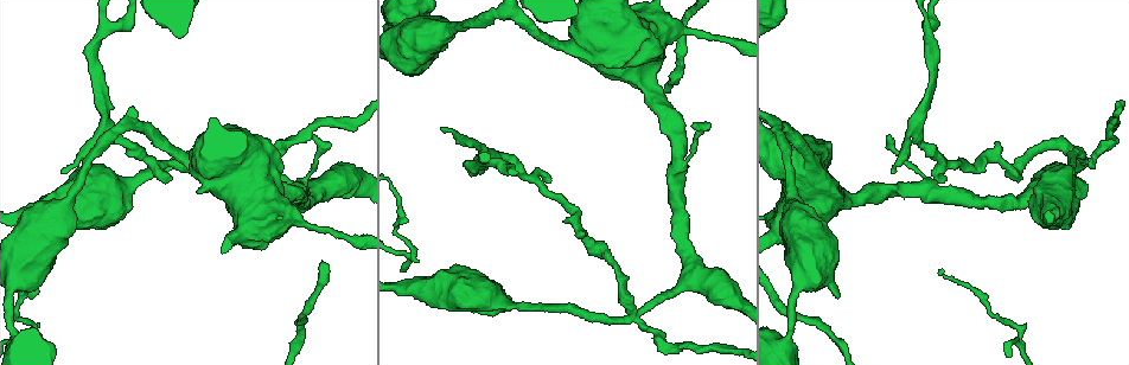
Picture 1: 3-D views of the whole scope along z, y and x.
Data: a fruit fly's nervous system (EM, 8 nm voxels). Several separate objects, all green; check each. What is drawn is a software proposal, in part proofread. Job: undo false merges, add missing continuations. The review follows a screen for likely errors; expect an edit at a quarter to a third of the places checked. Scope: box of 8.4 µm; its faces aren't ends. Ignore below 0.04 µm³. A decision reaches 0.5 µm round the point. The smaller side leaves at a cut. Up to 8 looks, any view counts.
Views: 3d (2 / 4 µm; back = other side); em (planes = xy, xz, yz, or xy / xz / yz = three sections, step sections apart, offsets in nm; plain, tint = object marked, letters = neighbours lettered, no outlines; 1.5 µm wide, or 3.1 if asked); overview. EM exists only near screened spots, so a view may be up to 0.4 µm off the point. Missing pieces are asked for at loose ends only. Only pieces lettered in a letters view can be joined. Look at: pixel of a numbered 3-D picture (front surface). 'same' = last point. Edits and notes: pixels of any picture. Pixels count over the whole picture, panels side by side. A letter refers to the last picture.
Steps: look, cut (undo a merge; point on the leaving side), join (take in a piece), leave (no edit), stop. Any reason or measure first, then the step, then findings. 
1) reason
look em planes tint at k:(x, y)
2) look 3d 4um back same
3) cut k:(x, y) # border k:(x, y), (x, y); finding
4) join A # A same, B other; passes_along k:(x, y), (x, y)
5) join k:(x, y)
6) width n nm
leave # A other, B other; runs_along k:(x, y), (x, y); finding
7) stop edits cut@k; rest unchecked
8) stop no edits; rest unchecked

stops while still wide
look 3d 4um at 1:(199, 192)

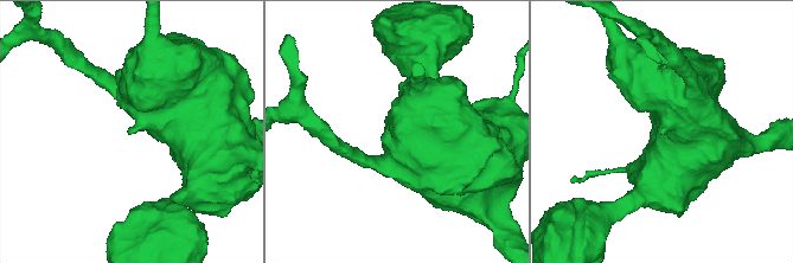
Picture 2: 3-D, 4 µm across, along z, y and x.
shape alone is not enough
look em planes letters at 2:(129, 131)

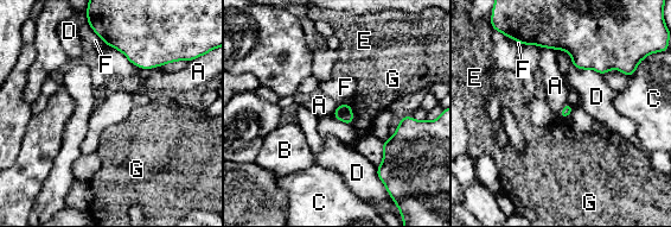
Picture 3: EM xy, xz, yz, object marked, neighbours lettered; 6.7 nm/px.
leave # A other, B other, C other, D other, E other, F other, G other; border 3:(538, 45), (557, 50); none of them fits

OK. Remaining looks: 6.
abrupt turn
look 3d 2um at 1:(580, 233)

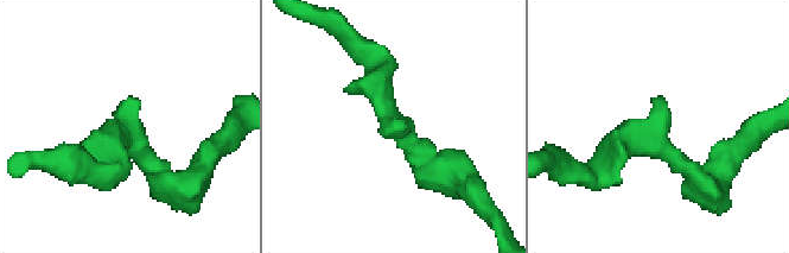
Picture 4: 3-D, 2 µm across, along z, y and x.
arm_widths 170, 220 nm
look em planes tint at 4:(397, 125)

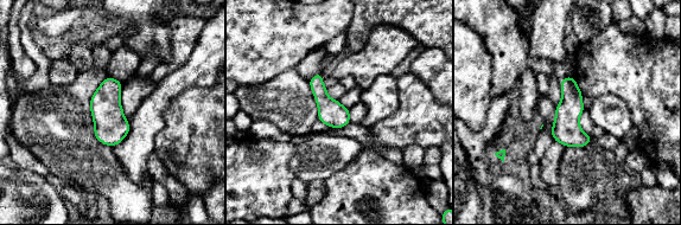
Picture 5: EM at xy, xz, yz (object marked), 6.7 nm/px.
look em planes letters same

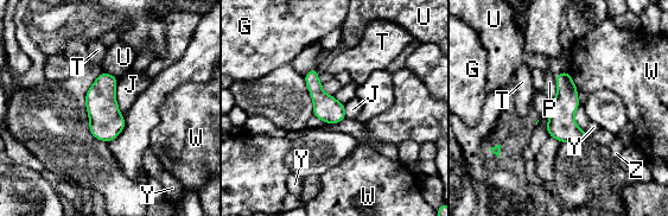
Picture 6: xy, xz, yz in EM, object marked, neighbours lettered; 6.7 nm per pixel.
longest_contact J 260 nm
leave # G other, J other, P other, T other, U other, W other, Y other, Z other; border 6:(555, 76), (557, 95), (552, 102); all the same neuron

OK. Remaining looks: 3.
four or more arms meet
look 3d 4um at 1:(630, 317)

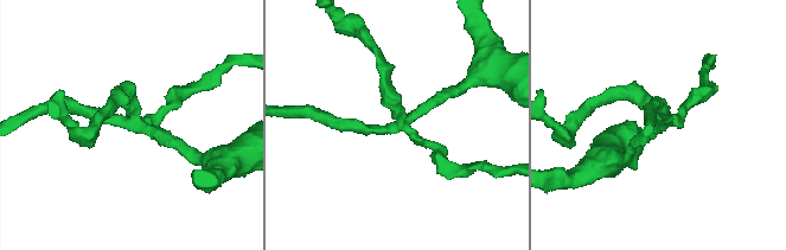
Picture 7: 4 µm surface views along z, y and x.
arms 4; need the tissue
look em planes letters at 7:(402, 121)

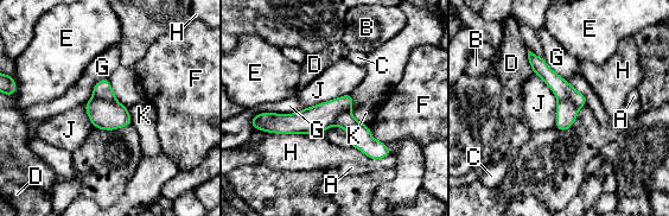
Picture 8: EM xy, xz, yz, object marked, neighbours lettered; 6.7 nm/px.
longest_contact J 420 nm
cut 8:(102, 89) # A other, B other, C other, D other, E other, F other, G other, H other, J other, K other; border 8:(93, 96), (115, 100); two neurons meet here

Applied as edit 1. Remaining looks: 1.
stop edits cut@8; rest unchecked

